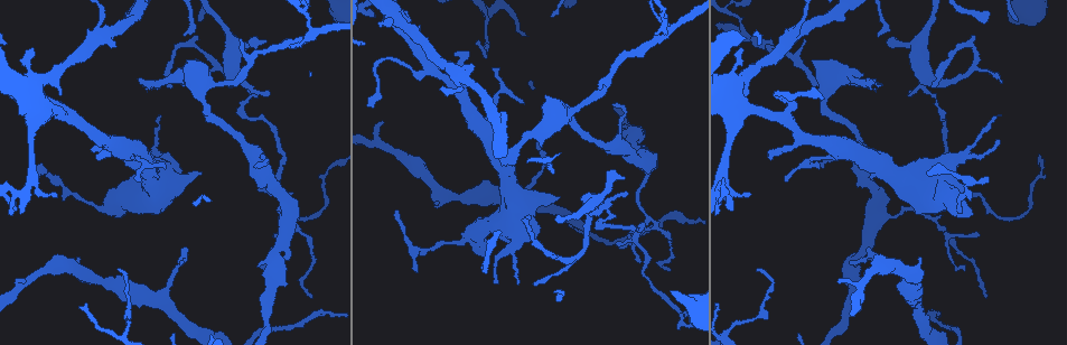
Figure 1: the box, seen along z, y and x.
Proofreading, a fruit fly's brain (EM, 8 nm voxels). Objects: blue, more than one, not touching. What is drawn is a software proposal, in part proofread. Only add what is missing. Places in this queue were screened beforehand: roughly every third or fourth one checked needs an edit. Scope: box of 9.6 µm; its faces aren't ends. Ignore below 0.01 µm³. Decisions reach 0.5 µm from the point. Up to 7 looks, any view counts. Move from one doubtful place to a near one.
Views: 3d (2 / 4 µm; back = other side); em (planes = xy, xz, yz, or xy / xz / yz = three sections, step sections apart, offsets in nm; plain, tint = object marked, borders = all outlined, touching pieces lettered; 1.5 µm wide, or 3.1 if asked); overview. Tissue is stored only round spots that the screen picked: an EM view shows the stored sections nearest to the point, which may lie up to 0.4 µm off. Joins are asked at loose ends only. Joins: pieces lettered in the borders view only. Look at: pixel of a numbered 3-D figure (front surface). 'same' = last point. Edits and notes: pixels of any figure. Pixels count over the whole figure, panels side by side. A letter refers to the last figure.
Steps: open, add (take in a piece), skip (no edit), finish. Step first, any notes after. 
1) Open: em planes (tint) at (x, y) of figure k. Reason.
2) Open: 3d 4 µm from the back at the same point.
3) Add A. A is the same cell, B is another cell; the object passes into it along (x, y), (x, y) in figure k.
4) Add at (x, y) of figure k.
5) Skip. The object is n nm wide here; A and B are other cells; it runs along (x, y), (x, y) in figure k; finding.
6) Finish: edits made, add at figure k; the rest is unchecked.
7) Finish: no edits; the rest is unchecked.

Open: em xy step 8 (borders) at (964, 265) of figure 1. Tapers out.

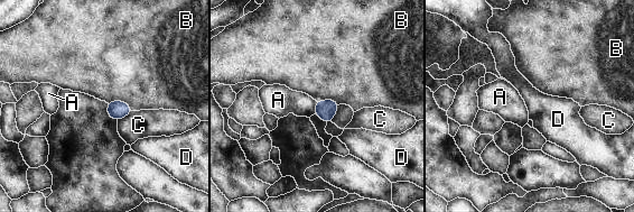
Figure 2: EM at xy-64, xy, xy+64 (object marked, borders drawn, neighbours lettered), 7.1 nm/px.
Open: em planes (borders) at the same point.

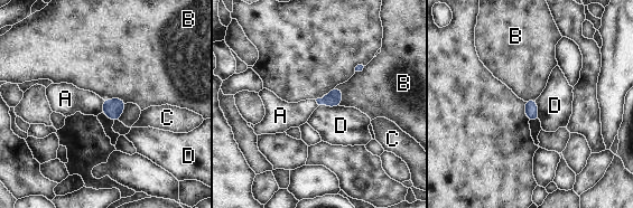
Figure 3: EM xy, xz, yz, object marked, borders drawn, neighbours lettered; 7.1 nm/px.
Skip. A, B, C and D are other cells; a border runs along (319, 104), (338, 106) in figure 3; no lettered piece goes on from it.

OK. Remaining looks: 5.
Open: em xy step 8 (tint) at (871, 260) of figure 1. Stops while still wide.

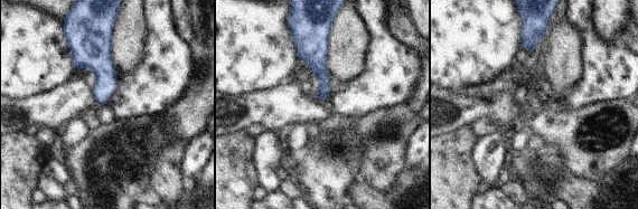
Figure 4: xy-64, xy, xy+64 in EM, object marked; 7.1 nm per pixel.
Open: em planes (borders) at the same point. Another direction.

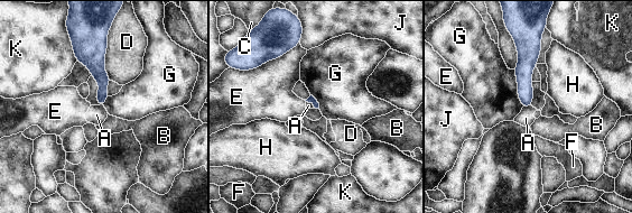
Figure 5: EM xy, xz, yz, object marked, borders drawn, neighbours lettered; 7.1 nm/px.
Skip. The longest contact is with D, 360 nm; A, B, C, D, E, F, G, H, J and K are other cells; it runs along (526, 40), (524, 104) in figure 5; no lettered piece goes on from it.

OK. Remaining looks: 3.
Open: 3d 2 µm from the back at (119, 269) of figure 1.

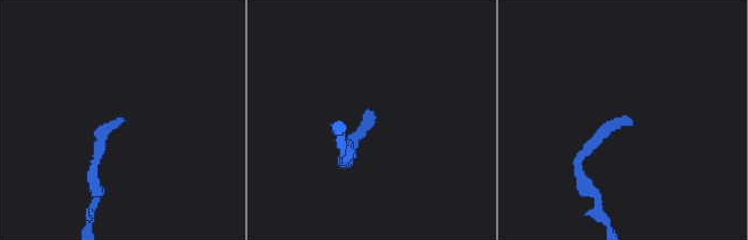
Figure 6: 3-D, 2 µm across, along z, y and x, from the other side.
Open: em xz step 8 (tint) at (632, 120) of figure 6.

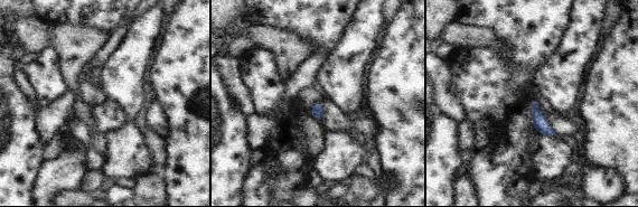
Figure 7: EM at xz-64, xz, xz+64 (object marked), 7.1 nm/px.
Open: em planes (borders) at the same point.

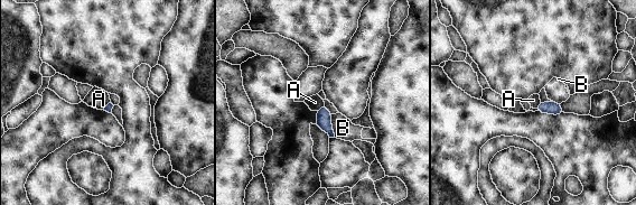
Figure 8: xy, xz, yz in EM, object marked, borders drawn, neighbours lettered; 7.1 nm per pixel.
Skip. A and B are other cells; a border runs along (324, 104), (316, 110) in figure 8; no lettered piece goes on from it.

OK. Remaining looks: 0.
Finish: no edits; the rest is unchecked.

